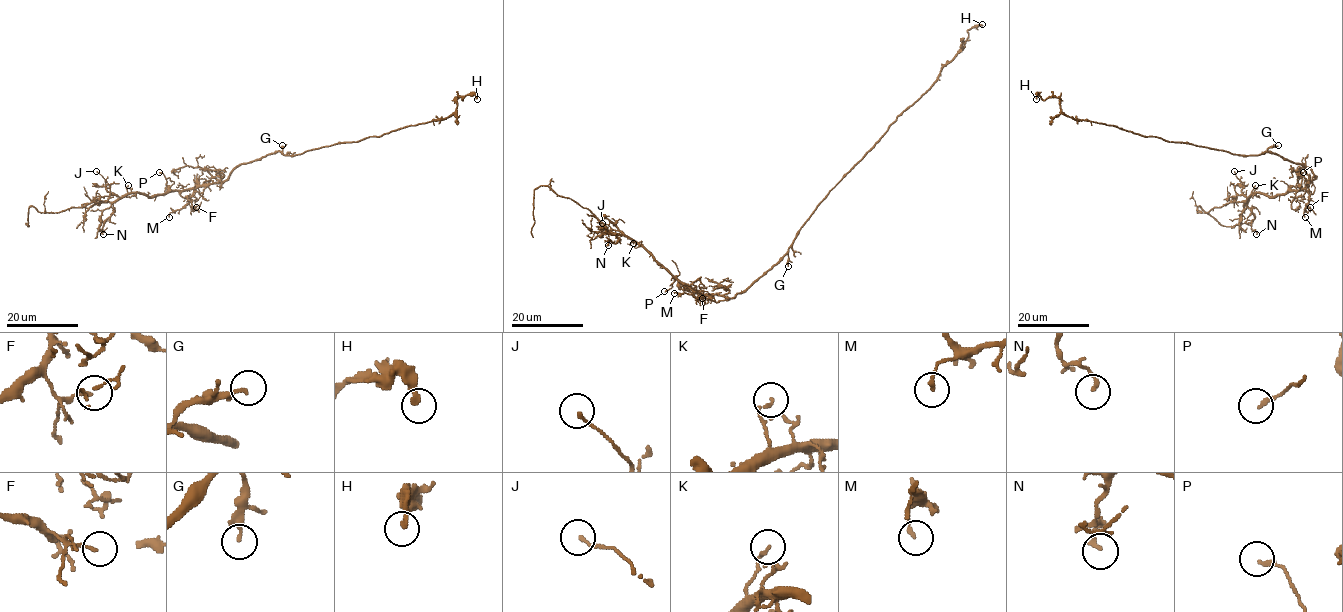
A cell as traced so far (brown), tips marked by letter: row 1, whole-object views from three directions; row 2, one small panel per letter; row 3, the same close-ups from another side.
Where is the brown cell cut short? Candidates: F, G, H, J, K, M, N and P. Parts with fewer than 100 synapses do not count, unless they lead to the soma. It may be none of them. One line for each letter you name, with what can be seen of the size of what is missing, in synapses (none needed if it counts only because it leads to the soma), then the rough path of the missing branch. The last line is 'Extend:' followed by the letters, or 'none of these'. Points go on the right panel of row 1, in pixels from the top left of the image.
Extend: none of these

